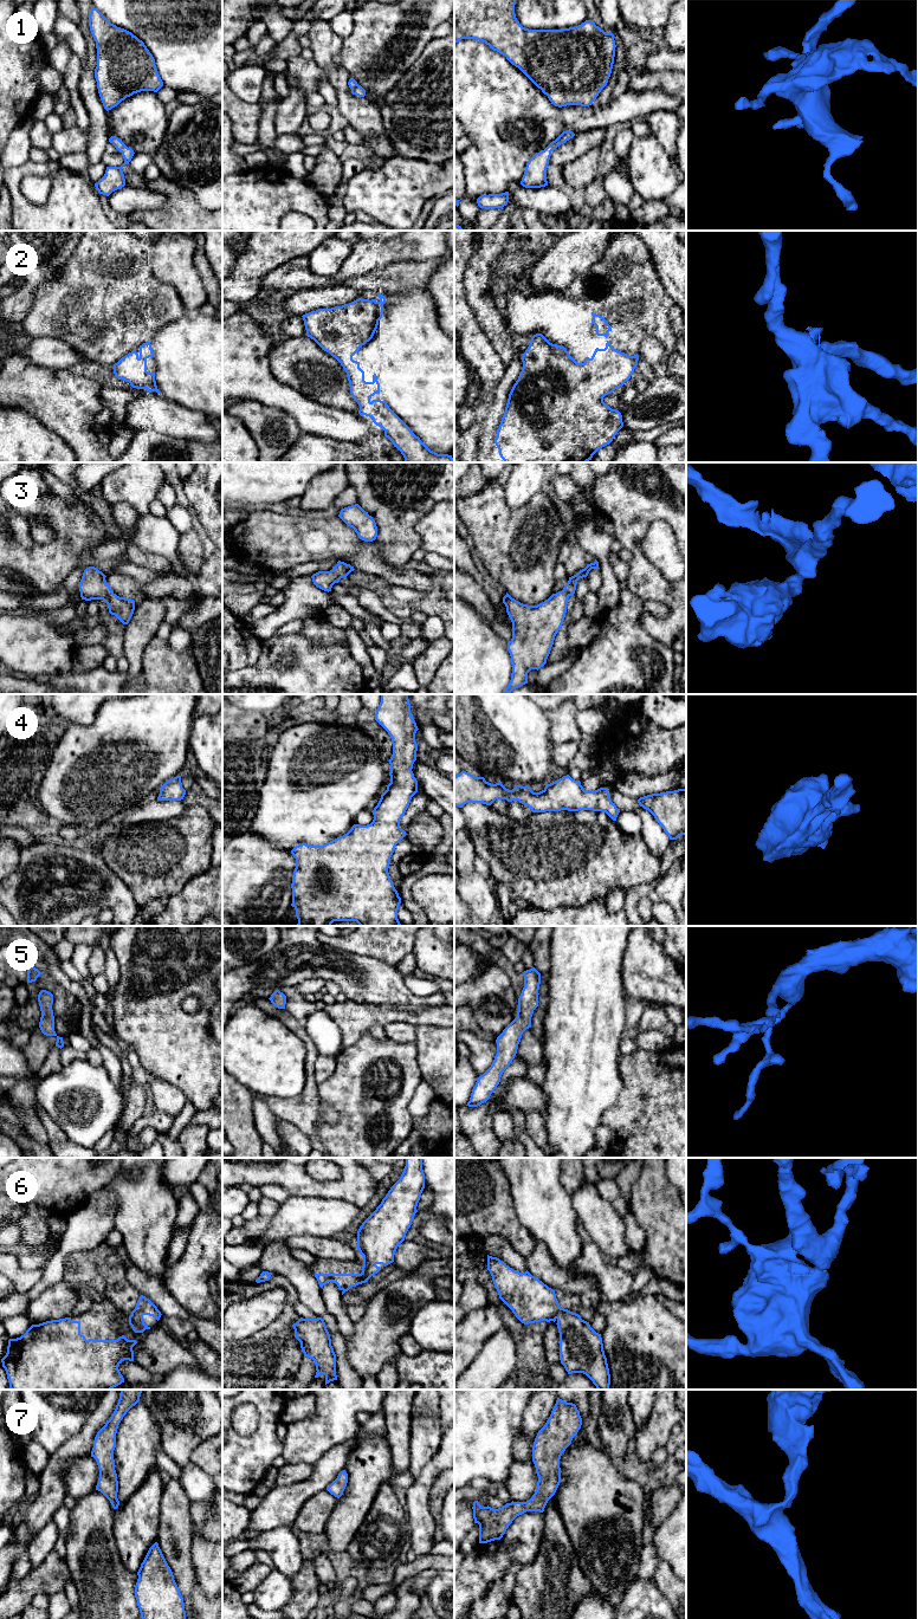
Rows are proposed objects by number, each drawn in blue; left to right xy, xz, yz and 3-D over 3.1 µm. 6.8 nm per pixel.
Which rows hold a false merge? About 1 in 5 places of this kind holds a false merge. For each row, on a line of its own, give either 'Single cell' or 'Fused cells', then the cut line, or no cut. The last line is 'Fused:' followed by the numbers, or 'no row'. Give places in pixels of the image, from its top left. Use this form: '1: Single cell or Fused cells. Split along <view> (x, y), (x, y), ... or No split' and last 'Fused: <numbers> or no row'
1: Single cell. No split
2: Single cell. No split
3: Single cell. No split
4: Single cell. No split
5: Single cell. No split
6: Single cell. No split
7: Single cell. No split
Fused: no row

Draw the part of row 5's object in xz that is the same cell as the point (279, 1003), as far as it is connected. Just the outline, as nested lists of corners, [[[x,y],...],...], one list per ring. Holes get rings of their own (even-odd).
[[[276,990],[271,997],[269,998],[271,1000],[271,1003],[278,1008],[278,1009],[285,1009],[285,1004],[286,1004],[286,996],[280,992],[279,990]]]

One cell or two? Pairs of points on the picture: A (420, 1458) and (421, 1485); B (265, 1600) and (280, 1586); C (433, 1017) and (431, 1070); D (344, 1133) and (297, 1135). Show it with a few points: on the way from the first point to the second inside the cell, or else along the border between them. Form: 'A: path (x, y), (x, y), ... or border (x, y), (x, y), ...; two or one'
A: border (438, 1449), (437, 1454), (415, 1480); two
B: path (269, 1597), (277, 1590); one
C: border (441, 1025), (415, 1027); two
D: border (312, 1140), (315, 1145); two

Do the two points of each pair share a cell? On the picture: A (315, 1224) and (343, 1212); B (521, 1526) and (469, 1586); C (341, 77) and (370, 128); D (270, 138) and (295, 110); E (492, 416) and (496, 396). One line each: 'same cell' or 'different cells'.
A: same cell
B: same cell
C: same cell
D: different cells
E: same cell

